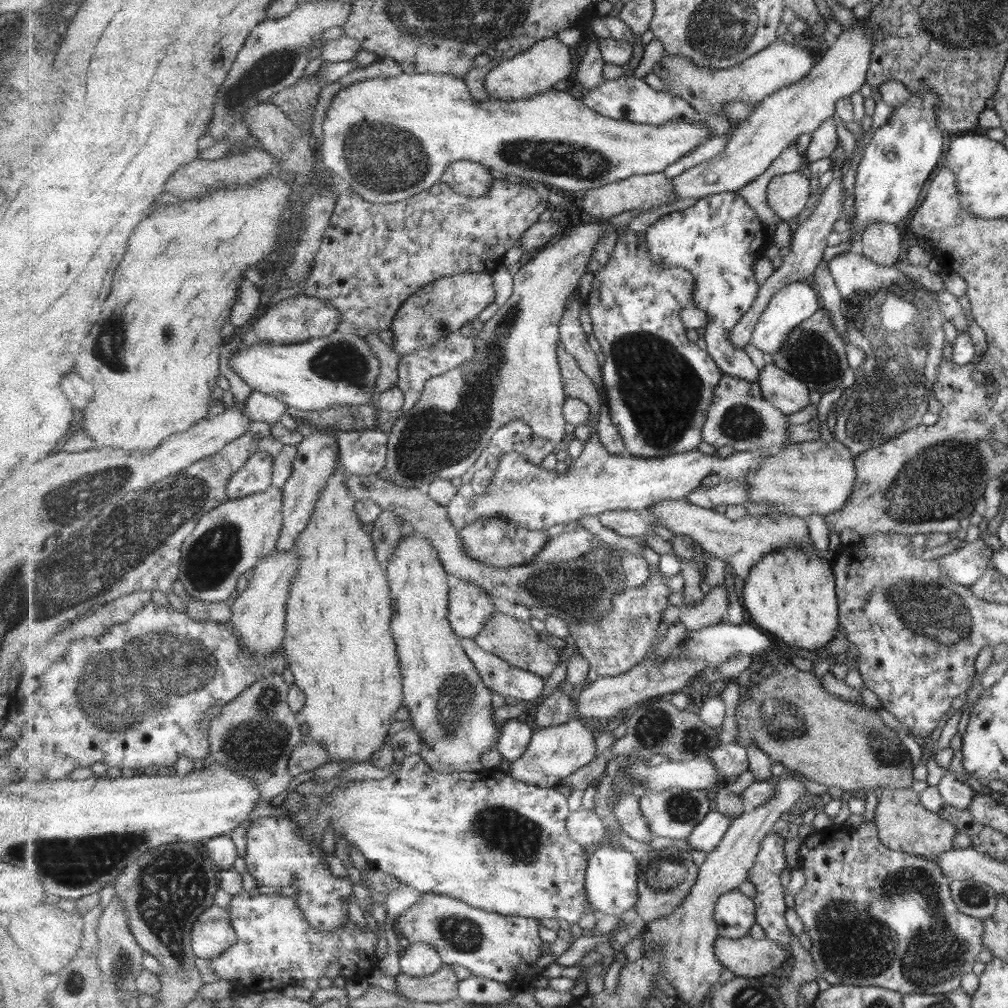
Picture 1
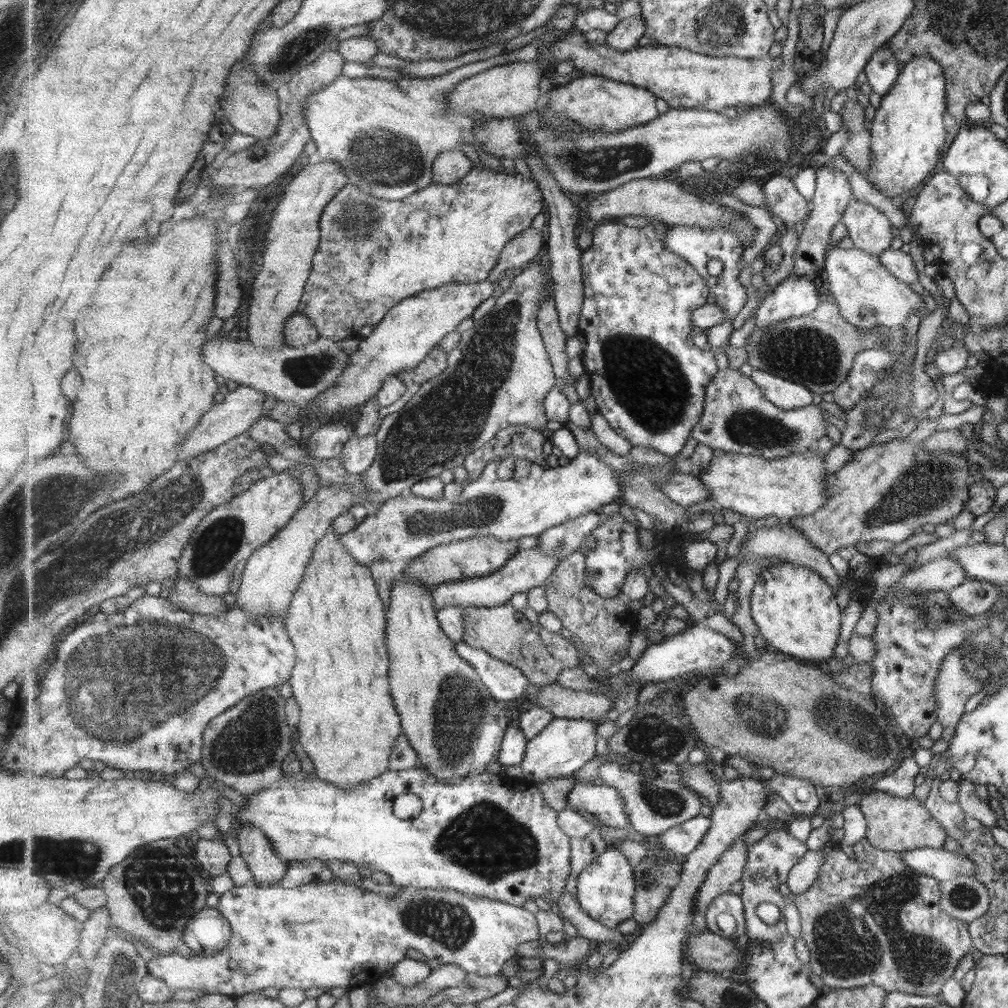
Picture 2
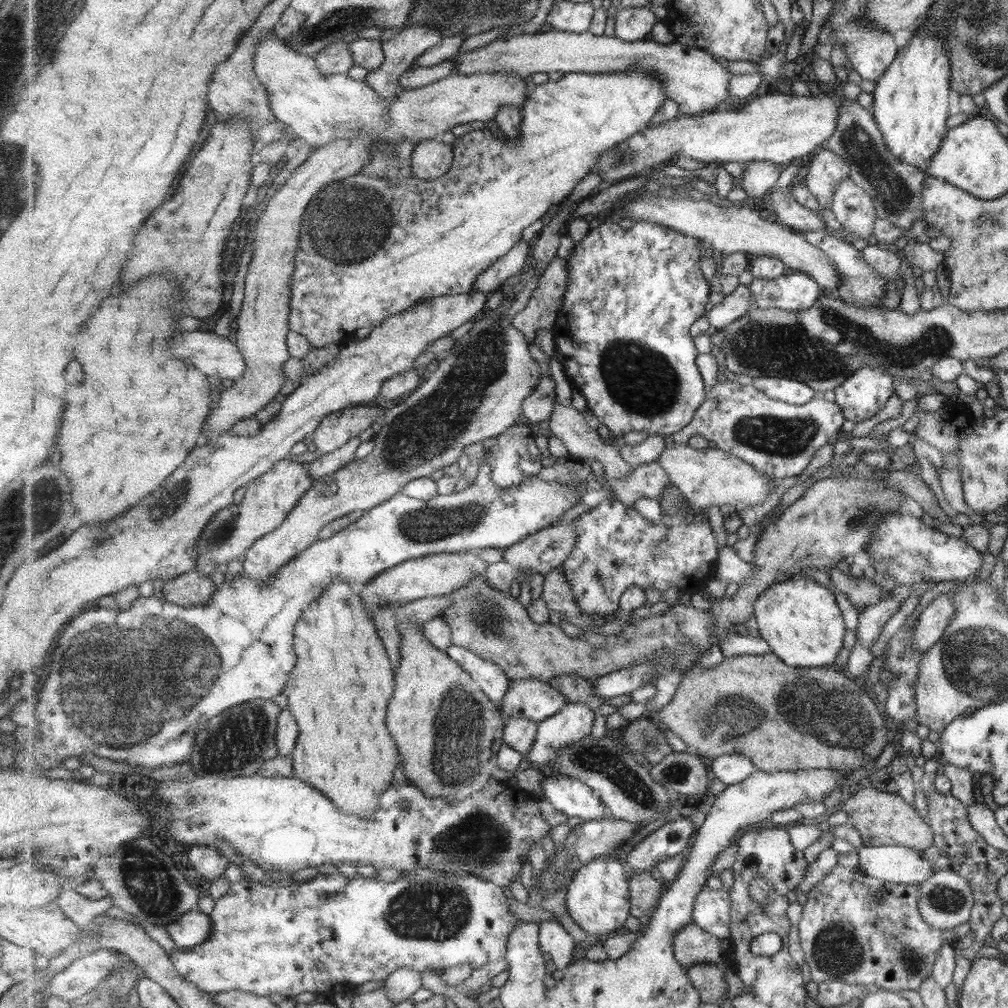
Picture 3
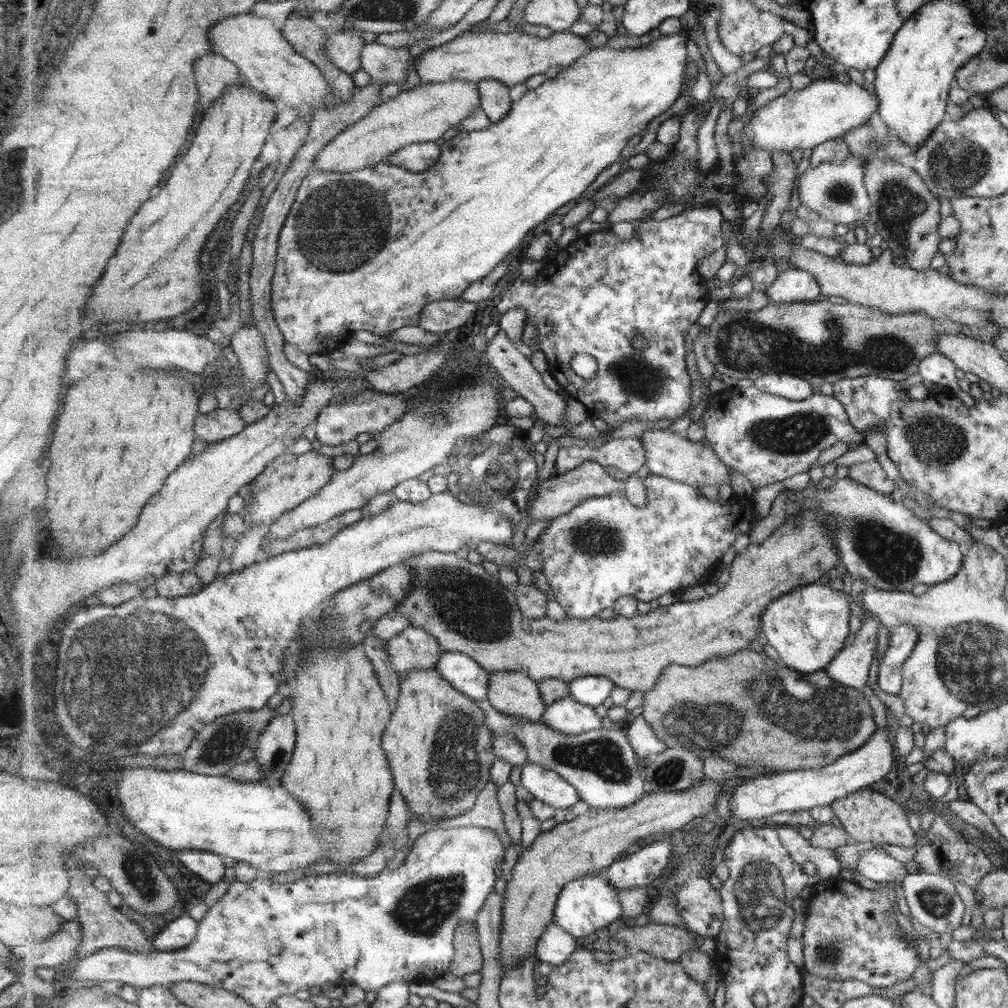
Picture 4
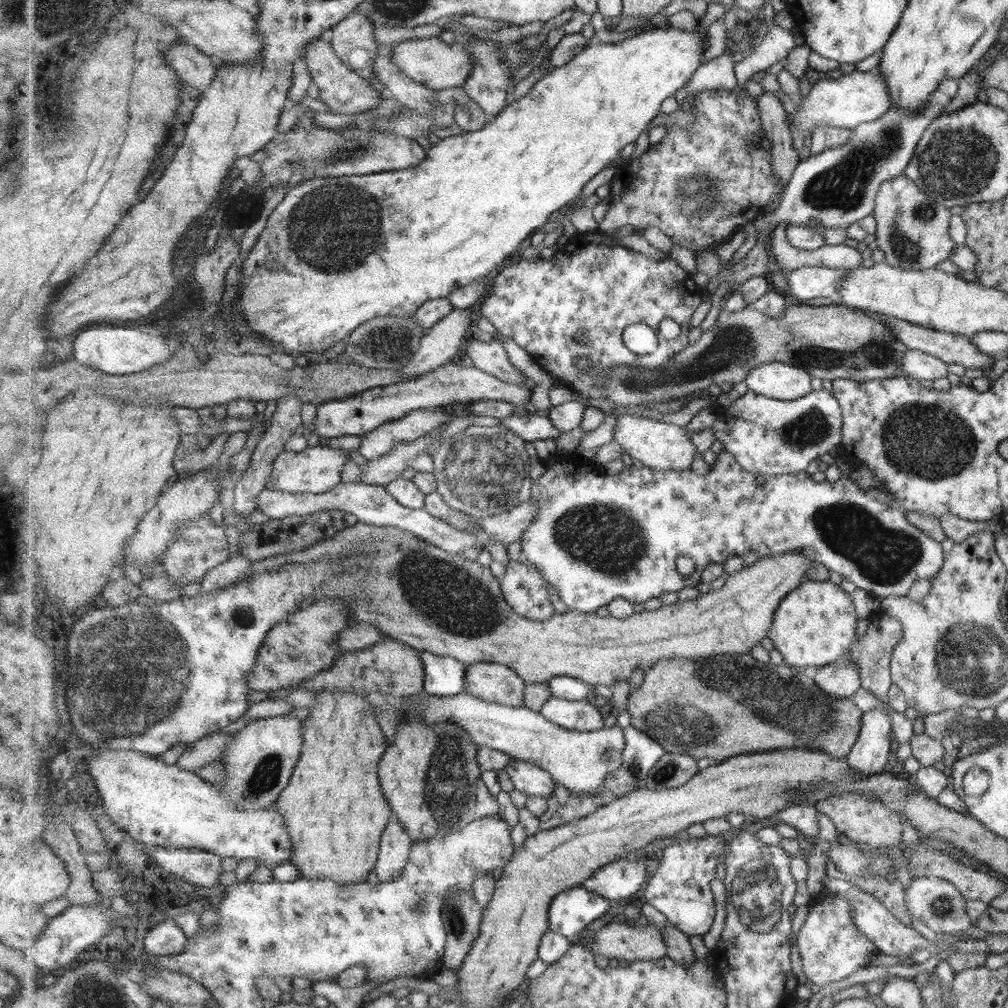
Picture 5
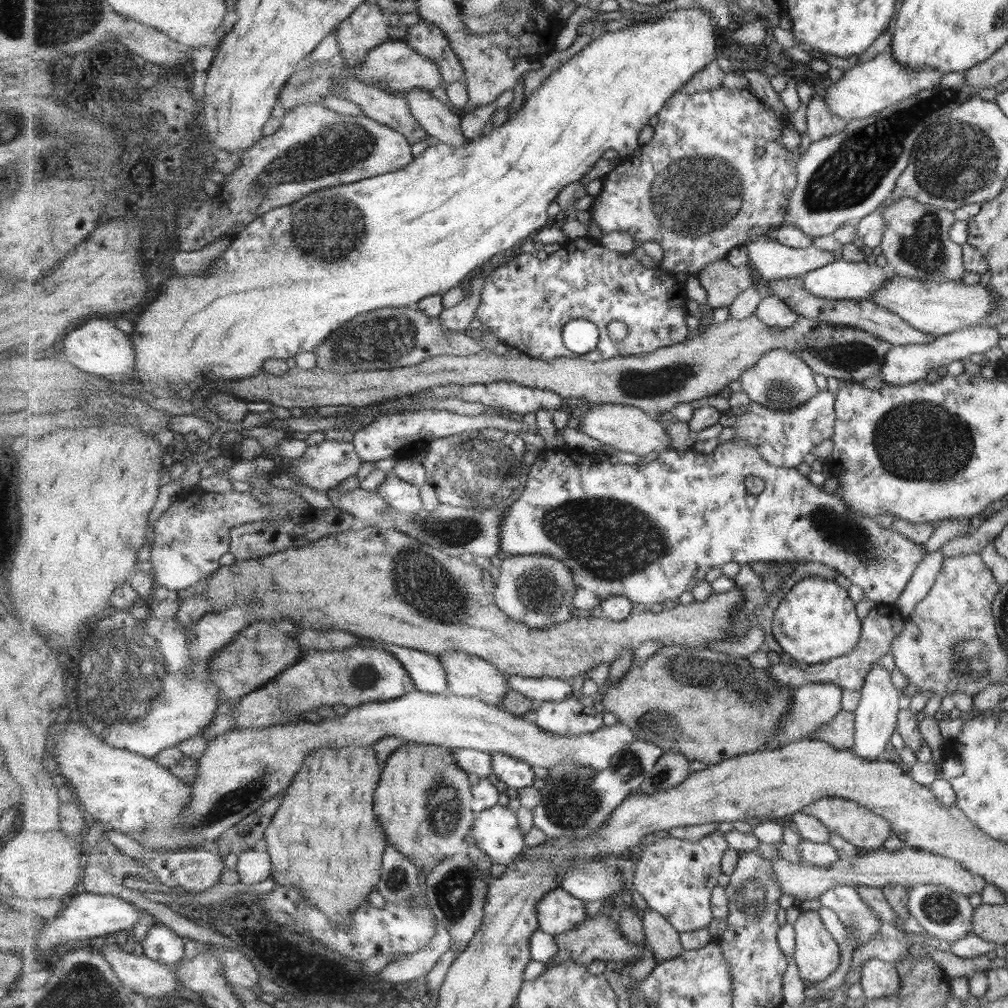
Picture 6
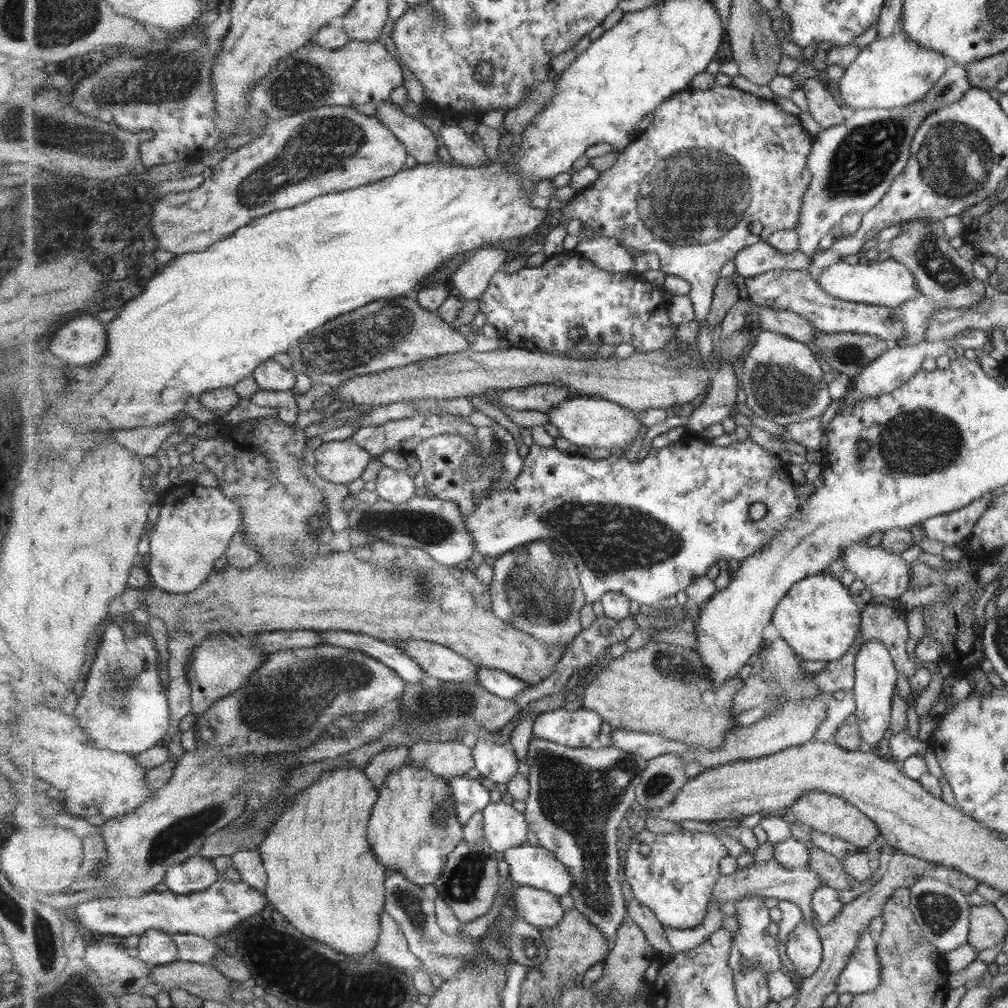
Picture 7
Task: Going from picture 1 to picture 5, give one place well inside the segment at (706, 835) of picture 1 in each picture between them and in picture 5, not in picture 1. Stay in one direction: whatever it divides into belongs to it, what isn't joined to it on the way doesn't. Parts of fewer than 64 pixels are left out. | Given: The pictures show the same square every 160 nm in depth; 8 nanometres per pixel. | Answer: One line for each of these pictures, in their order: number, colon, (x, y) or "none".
2: (682, 840)
3: (672, 838)
4: (643, 867)
5: (621, 879)

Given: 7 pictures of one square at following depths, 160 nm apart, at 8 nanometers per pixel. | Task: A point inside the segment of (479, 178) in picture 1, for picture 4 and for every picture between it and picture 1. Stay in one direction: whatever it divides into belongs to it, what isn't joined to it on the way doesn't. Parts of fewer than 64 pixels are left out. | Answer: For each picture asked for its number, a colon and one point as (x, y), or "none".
2: (451, 167)
3: (432, 159)
4: (418, 157)

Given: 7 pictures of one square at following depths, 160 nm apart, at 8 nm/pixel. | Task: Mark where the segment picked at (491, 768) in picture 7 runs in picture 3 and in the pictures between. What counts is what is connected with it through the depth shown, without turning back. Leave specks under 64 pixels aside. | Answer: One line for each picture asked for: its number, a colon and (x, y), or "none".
3: (569, 795)
4: (546, 785)
5: (528, 777)
6: (517, 773)

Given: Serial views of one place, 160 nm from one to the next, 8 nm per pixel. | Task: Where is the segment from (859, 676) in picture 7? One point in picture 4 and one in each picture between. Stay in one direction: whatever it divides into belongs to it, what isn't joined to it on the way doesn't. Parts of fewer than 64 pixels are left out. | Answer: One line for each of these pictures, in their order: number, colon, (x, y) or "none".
4: (769, 794)
5: (867, 757)
6: (875, 714)

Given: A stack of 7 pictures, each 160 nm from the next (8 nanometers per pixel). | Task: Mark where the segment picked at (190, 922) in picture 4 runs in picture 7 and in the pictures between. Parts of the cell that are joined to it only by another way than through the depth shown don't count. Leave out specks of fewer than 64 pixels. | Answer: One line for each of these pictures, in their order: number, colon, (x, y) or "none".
5: (165, 938)
6: (163, 944)
7: (157, 947)

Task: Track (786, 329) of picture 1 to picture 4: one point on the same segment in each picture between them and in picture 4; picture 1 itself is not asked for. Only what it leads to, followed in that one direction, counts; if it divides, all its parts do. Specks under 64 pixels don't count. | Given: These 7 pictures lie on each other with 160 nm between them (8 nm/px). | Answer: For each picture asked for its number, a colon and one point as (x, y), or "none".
2: (795, 296)
3: (794, 291)
4: (793, 285)

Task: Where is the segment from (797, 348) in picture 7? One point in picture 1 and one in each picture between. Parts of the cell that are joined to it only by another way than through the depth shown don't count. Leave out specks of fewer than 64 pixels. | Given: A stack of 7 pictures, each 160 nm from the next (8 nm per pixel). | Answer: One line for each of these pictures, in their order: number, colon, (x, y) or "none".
1: (785, 391)
2: (787, 394)
3: (792, 391)
4: (794, 388)
5: (783, 381)
6: (780, 379)

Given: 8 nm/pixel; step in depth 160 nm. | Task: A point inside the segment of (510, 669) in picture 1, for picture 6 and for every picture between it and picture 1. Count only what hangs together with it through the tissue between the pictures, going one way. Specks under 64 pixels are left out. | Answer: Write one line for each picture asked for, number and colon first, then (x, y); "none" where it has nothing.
2: (505, 682)
3: (491, 678)
4: (469, 677)
5: (446, 676)
6: (429, 674)

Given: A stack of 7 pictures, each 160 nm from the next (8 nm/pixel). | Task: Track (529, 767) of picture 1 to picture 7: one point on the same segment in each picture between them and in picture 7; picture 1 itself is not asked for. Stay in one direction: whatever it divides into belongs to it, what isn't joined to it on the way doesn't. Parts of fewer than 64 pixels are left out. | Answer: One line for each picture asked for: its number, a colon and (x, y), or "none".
2: (564, 746)
3: (575, 721)
4: (568, 715)
5: (579, 715)
6: (568, 717)
7: (579, 728)

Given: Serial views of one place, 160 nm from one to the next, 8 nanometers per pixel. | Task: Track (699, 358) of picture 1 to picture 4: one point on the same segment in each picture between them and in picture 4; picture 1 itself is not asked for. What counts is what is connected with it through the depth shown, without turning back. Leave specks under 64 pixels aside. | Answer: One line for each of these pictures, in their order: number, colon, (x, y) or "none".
2: (648, 379)
3: (633, 294)
4: (599, 292)

